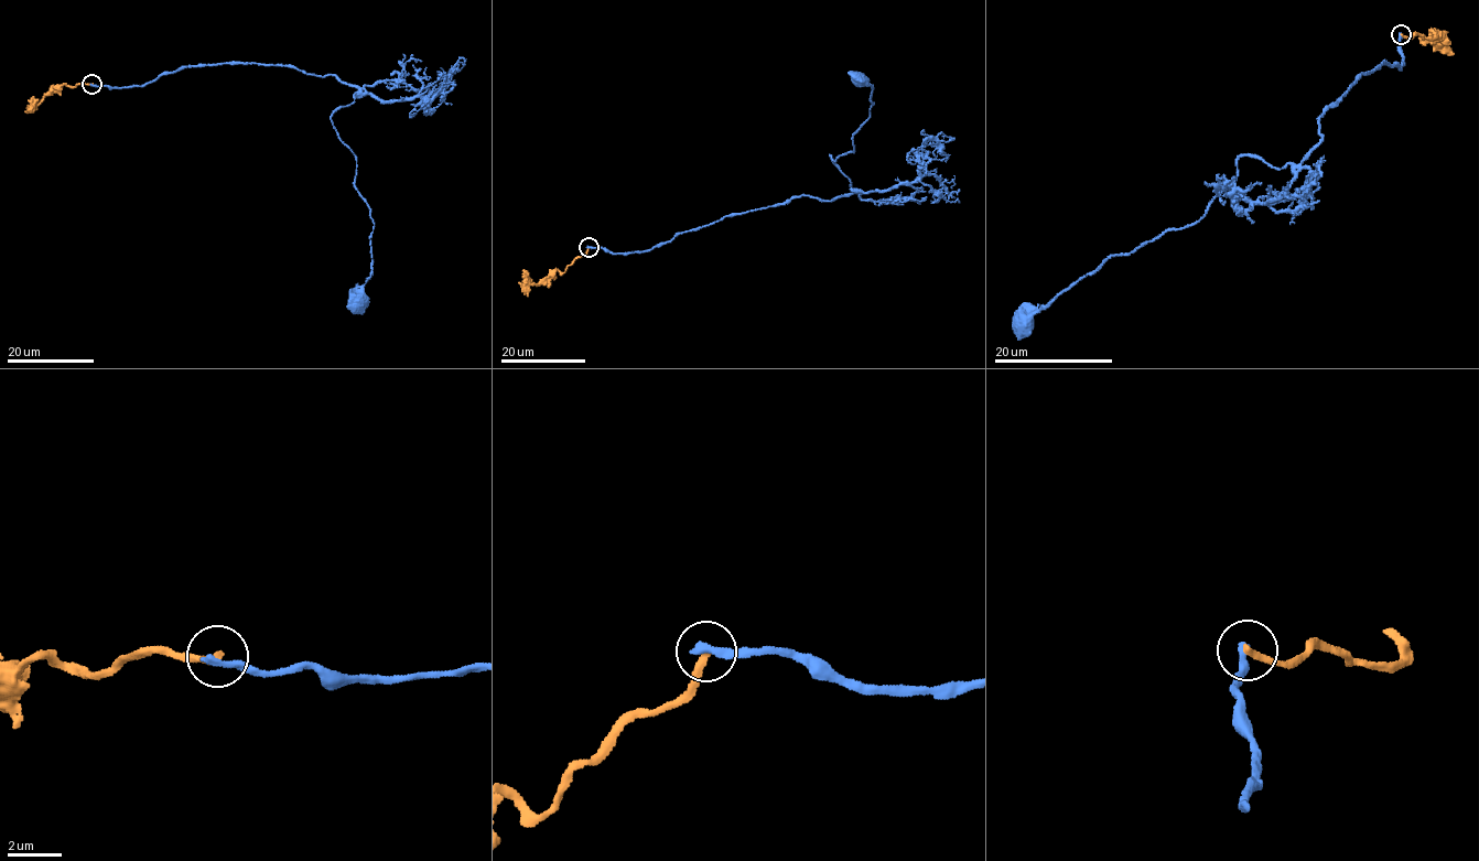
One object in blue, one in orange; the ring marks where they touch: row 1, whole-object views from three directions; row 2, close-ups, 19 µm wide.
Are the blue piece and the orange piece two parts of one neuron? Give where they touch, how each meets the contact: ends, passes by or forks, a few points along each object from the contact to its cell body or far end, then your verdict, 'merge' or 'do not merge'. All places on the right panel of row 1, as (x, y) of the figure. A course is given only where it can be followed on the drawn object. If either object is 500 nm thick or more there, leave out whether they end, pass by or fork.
place (1401, 34); blue ends; orange ends; course blue (1401, 34), (1400, 71), (1361, 74), (1299, 164), (1240, 157), (1204, 216), (1110, 256), (1023, 323); course orange (1401, 34), (1412, 36), (1415, 33), (1434, 36), (1432, 31), (1444, 41), (1438, 45), (1423, 42), (1418, 38); do not merge

